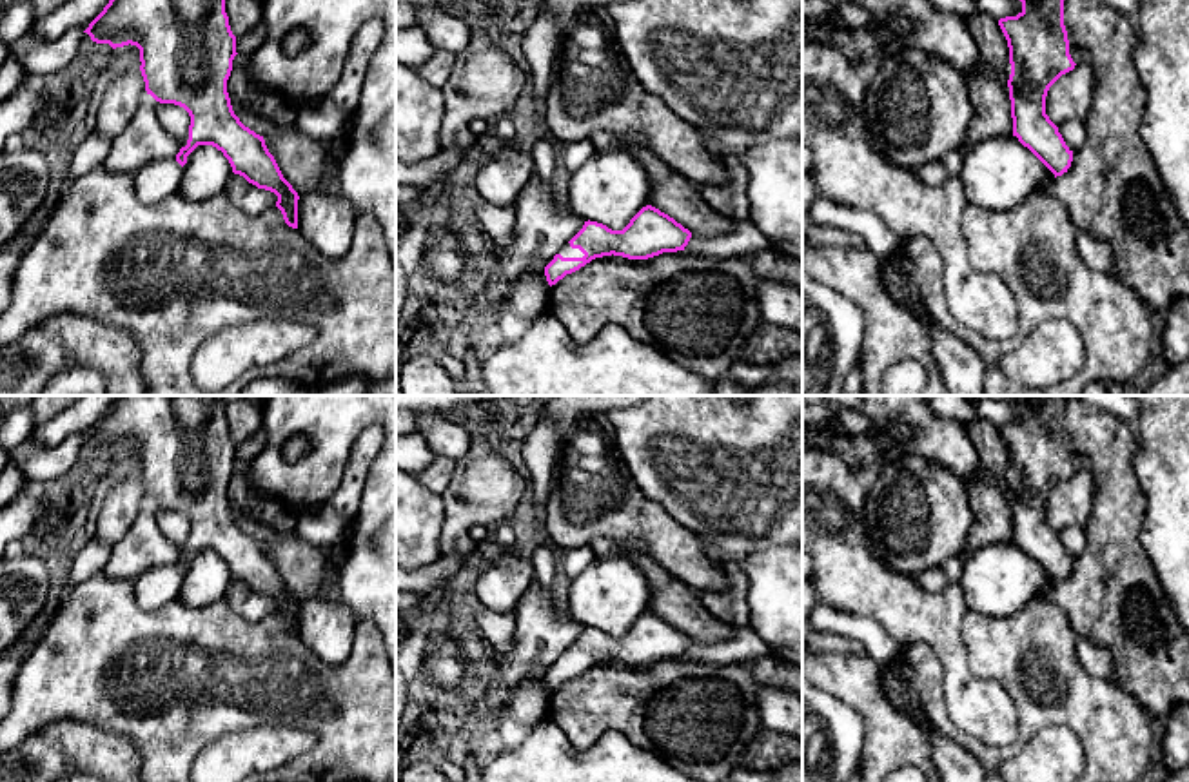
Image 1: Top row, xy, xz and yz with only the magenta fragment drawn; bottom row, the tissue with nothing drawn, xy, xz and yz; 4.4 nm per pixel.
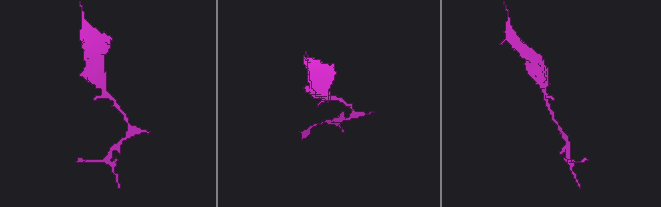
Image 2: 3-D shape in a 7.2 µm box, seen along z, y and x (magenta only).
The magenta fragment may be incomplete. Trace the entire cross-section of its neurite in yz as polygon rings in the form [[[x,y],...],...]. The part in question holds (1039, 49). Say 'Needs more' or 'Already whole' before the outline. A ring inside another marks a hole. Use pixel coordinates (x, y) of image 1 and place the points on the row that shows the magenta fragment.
Already whole. [[[1064,0],[1020,2],[1017,16],[998,20],[1009,47],[1013,136],[1056,178],[1073,161],[1073,151],[1046,114],[1049,87],[1076,65],[1069,54]]]

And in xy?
Already whole. [[[109,0],[84,33],[93,42],[109,44],[113,49],[136,45],[147,94],[160,103],[174,103],[189,112],[189,140],[176,154],[182,167],[198,145],[216,147],[229,160],[234,174],[243,176],[258,189],[274,192],[285,223],[298,229],[298,192],[283,178],[263,136],[245,127],[231,105],[227,80],[238,53],[225,0]]]

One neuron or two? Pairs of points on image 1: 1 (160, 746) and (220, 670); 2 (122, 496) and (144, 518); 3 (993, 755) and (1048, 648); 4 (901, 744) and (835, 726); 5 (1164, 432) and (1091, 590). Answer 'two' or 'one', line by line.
1: one
2: two
3: one
4: two
5: two

